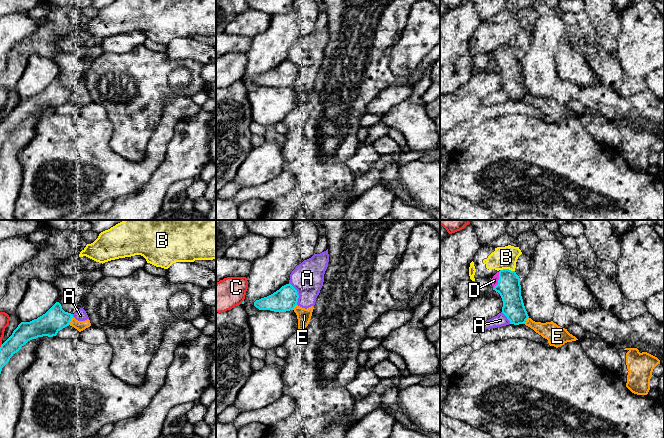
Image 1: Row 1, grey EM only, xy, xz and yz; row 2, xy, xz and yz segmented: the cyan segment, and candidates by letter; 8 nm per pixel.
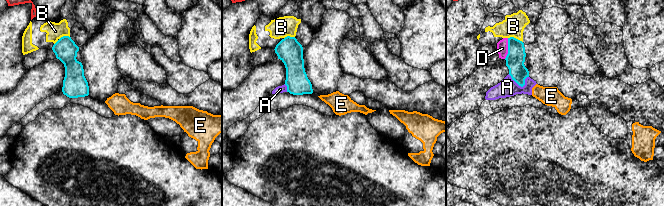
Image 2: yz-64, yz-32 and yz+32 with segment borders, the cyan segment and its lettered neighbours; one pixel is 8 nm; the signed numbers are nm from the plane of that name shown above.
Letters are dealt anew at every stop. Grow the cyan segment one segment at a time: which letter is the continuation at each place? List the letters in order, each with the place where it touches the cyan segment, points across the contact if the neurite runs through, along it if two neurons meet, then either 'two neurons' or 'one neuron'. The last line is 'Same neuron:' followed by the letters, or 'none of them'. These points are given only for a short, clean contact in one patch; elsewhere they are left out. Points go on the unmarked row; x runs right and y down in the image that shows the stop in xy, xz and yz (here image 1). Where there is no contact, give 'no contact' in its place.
A: xz (297, 69) | two neurons
B: yz (507, 45) | two neurons
C: xy (1, 122) | two neurons
D: yz (498, 56) | one neuron
E: xy (70, 96) | two neurons
Same neuron: D

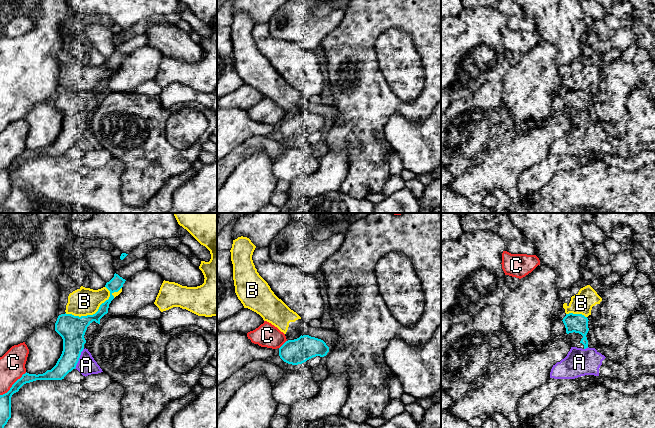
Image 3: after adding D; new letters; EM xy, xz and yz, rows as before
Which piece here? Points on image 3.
A: xy (79, 133) | two neurons
B: xy (95, 89) | two neurons
C: xy (12, 161) | two neurons
Same neuron: none of them

